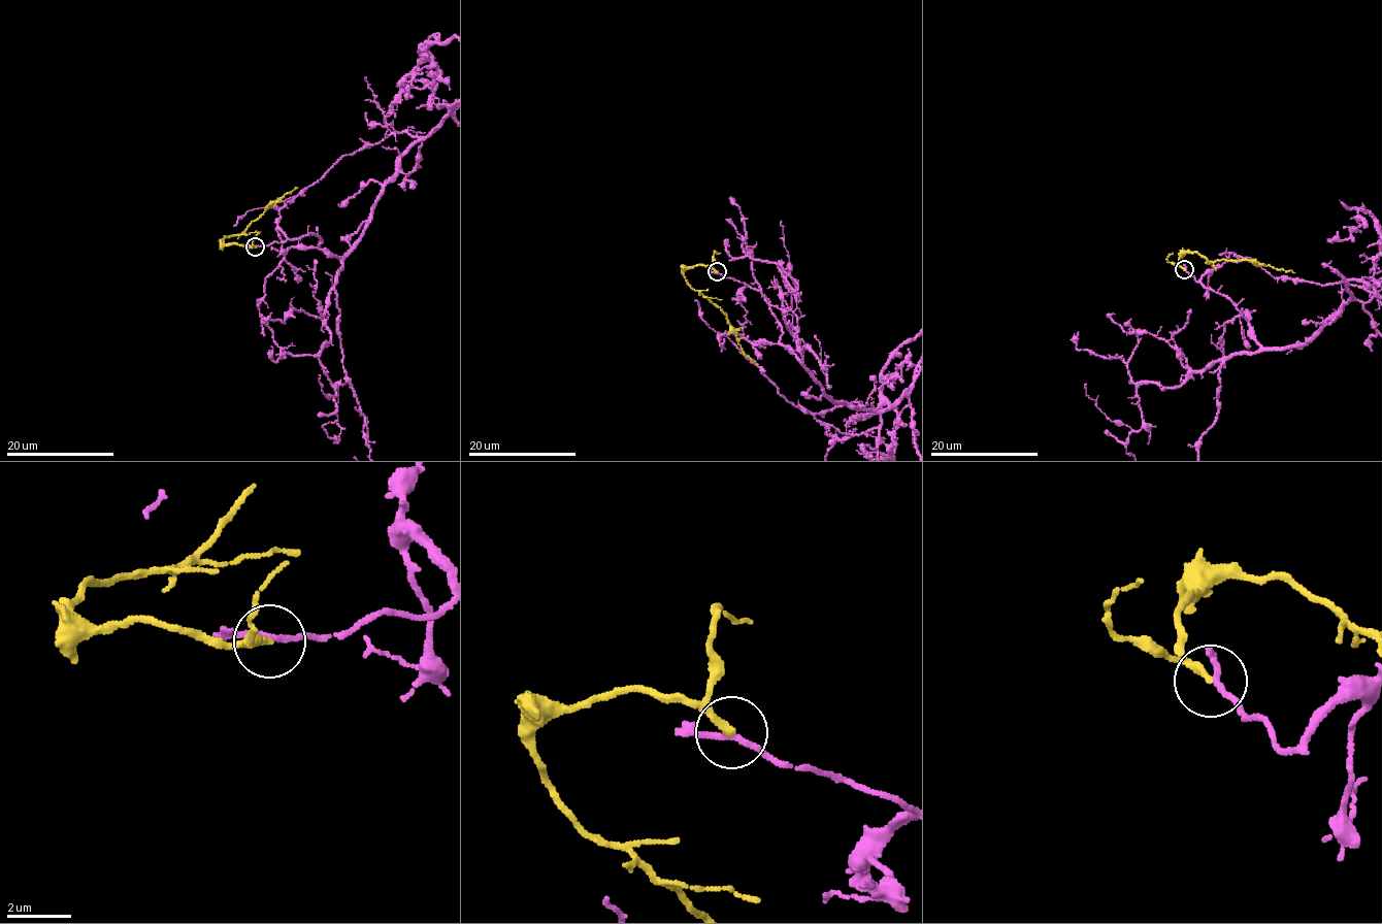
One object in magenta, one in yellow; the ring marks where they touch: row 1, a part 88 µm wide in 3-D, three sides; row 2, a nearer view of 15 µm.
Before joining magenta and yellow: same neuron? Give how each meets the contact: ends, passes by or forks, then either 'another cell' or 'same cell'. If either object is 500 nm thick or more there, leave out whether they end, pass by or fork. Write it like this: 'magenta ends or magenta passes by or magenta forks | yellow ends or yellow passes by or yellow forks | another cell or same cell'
magenta passes by | yellow ends | another cell

